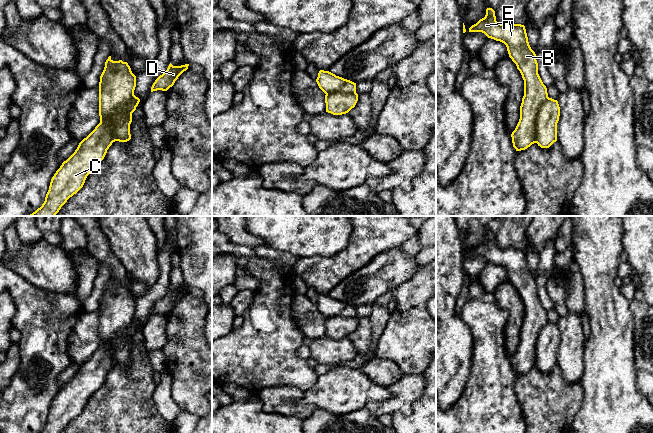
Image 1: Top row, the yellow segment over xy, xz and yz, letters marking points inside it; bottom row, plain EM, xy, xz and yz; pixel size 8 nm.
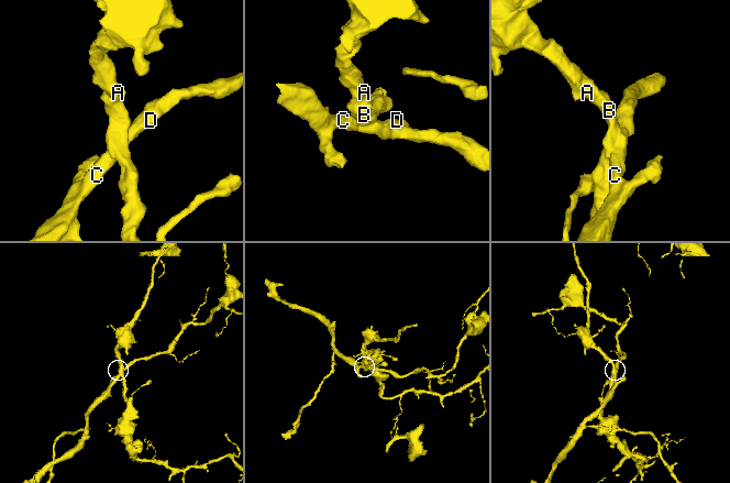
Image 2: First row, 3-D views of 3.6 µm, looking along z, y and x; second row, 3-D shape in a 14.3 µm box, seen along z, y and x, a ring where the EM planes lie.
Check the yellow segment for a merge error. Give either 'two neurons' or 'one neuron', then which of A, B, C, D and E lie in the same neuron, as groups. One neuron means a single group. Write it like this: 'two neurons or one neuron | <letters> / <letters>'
two neurons | A B E / C D

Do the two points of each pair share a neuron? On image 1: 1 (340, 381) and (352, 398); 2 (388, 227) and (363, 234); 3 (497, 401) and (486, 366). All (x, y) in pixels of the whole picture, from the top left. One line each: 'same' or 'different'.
1: same
2: same
3: same

